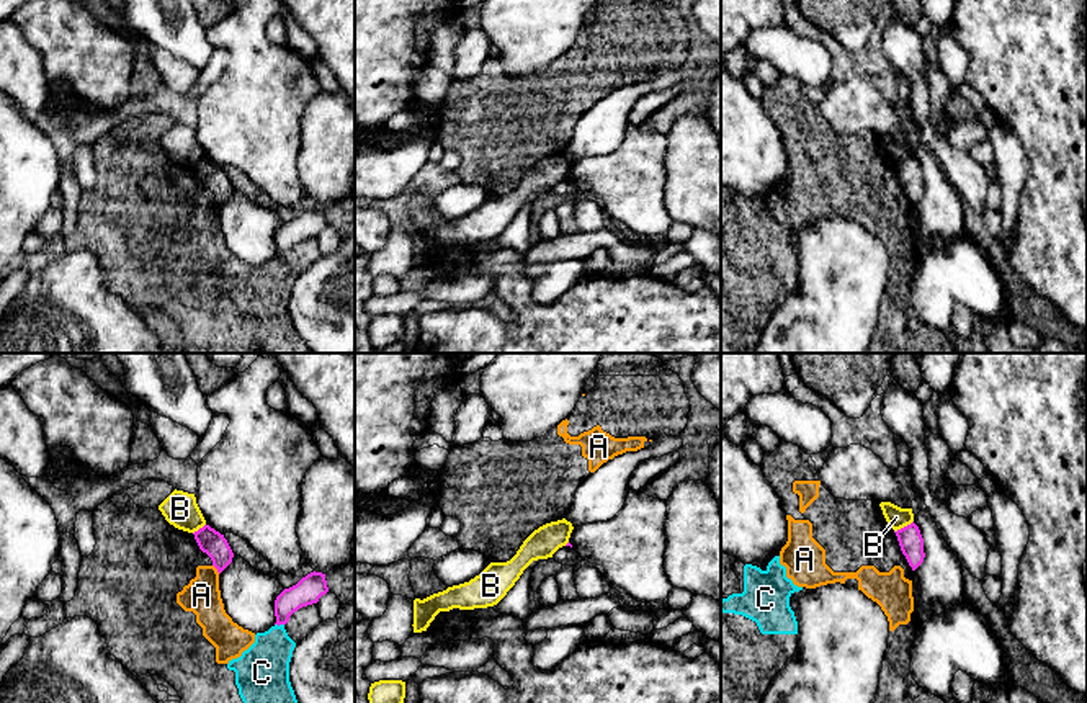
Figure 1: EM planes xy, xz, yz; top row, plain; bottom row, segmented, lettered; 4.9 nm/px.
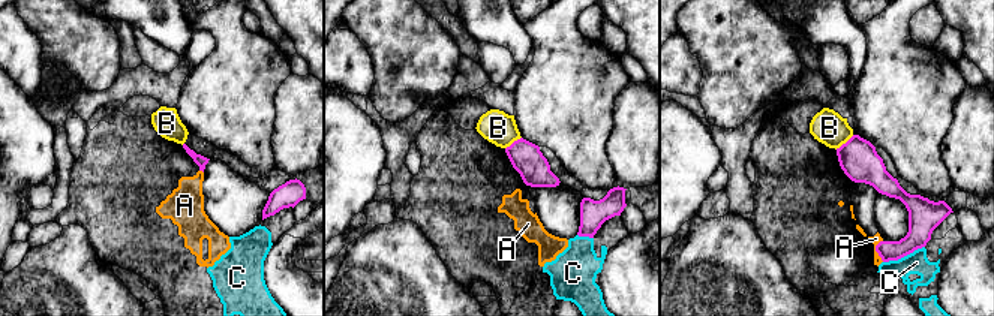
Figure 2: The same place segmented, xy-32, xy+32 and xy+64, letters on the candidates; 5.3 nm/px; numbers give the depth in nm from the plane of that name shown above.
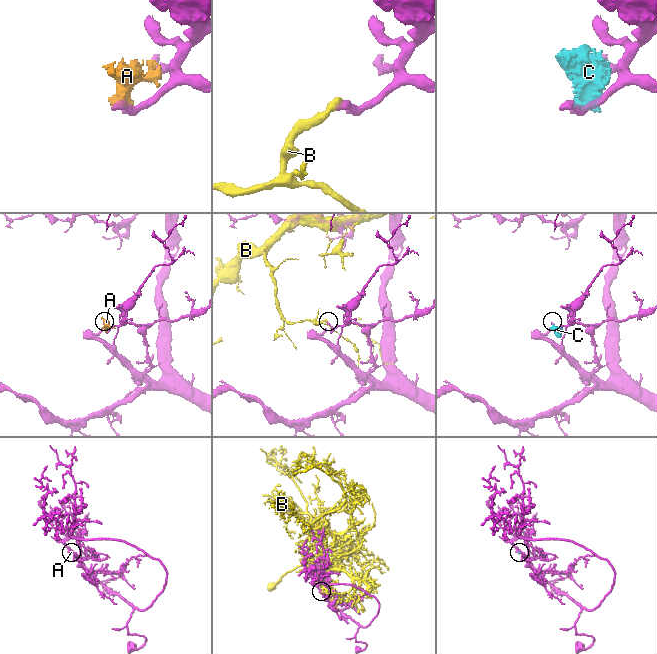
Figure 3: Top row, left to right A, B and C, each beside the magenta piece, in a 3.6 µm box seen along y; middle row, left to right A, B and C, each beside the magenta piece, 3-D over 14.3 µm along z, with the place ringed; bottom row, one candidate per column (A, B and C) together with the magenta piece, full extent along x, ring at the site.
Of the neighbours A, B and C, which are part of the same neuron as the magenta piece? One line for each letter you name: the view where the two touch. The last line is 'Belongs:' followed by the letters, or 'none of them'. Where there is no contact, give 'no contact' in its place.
Belongs: none of them

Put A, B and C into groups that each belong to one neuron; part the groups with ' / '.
A C / B

